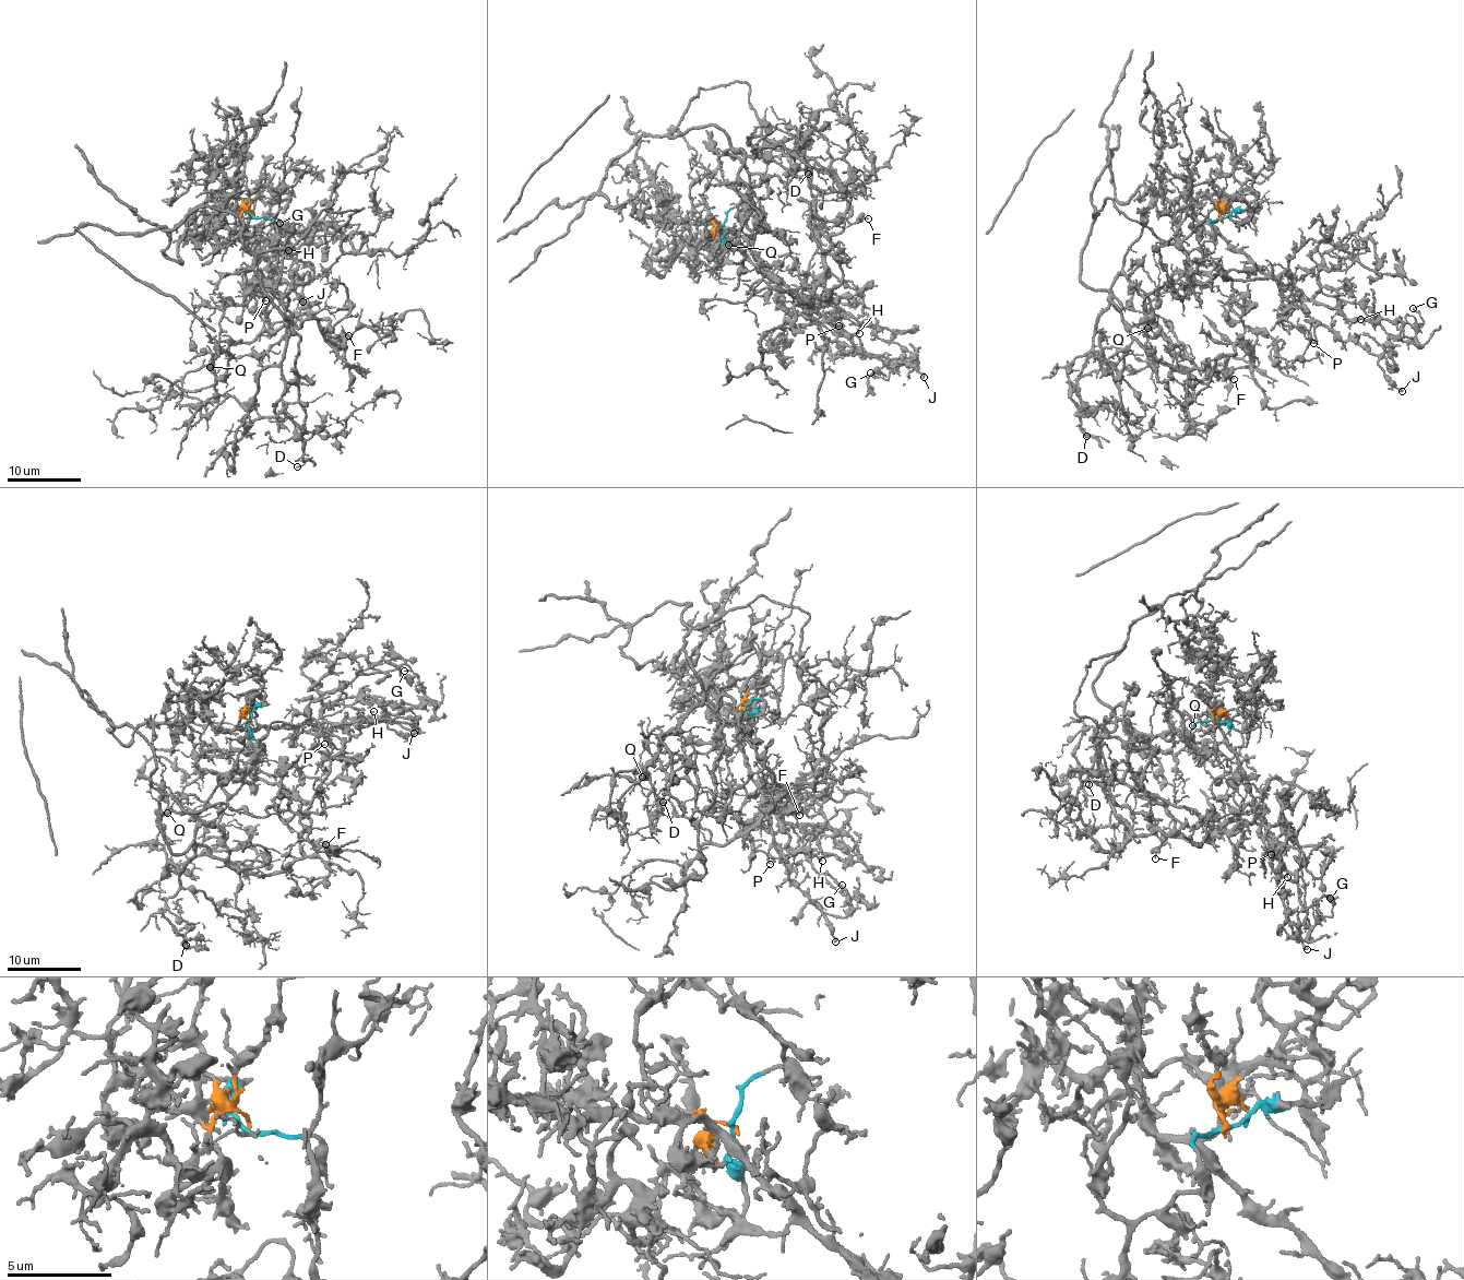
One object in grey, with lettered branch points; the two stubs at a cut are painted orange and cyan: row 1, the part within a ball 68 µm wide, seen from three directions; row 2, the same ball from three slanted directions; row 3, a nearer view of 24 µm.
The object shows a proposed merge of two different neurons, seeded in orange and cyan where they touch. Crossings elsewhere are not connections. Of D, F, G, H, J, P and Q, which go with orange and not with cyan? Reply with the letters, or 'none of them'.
G, H, J, P

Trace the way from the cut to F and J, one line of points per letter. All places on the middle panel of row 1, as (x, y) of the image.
F: (723, 227), (750, 202), (726, 152), (763, 137), (824, 168), (850, 196), (845, 217), (869, 220)
J: (723, 227), (716, 225), (714, 232), (724, 233), (735, 248), (794, 293), (856, 350), (904, 362), (924, 378)

